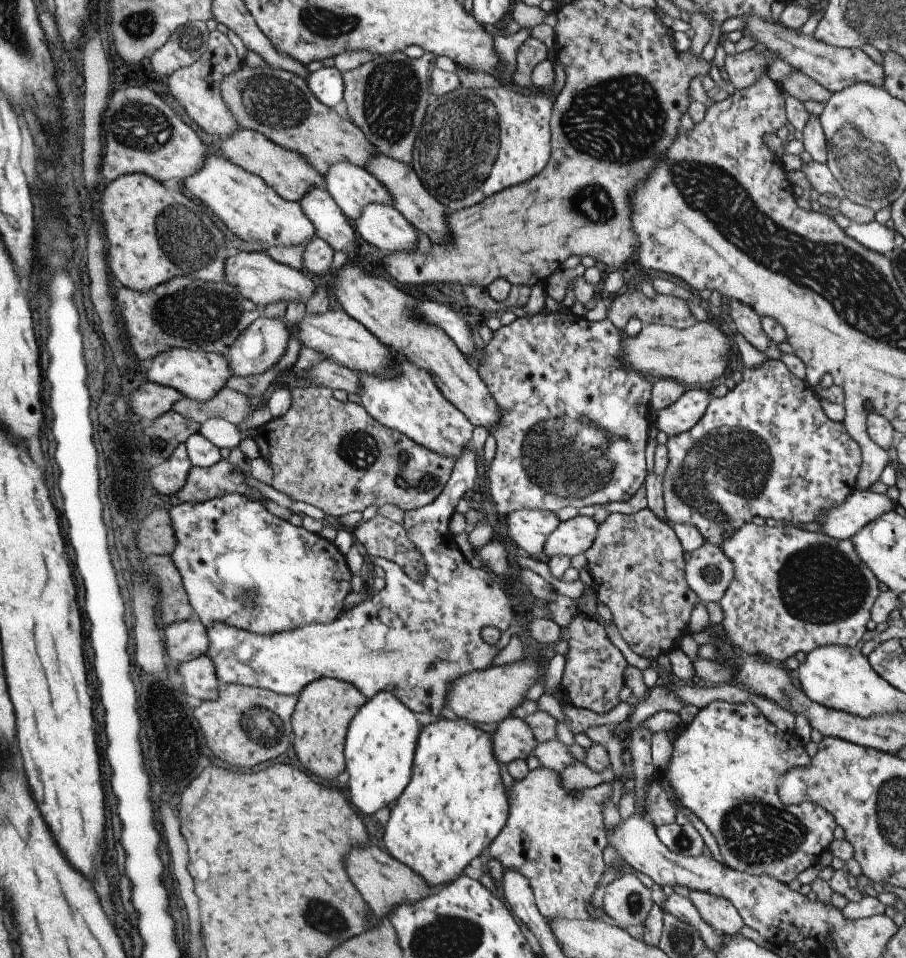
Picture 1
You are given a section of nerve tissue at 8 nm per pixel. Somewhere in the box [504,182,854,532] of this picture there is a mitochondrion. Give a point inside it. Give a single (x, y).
(565, 456)

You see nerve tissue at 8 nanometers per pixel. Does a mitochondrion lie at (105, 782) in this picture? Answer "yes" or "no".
no

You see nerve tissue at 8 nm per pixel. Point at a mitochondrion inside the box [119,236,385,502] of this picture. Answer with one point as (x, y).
(199, 315)

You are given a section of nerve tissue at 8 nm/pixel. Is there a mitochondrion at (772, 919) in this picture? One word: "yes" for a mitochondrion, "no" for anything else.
no

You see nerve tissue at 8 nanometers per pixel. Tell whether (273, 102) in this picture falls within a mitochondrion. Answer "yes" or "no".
yes

